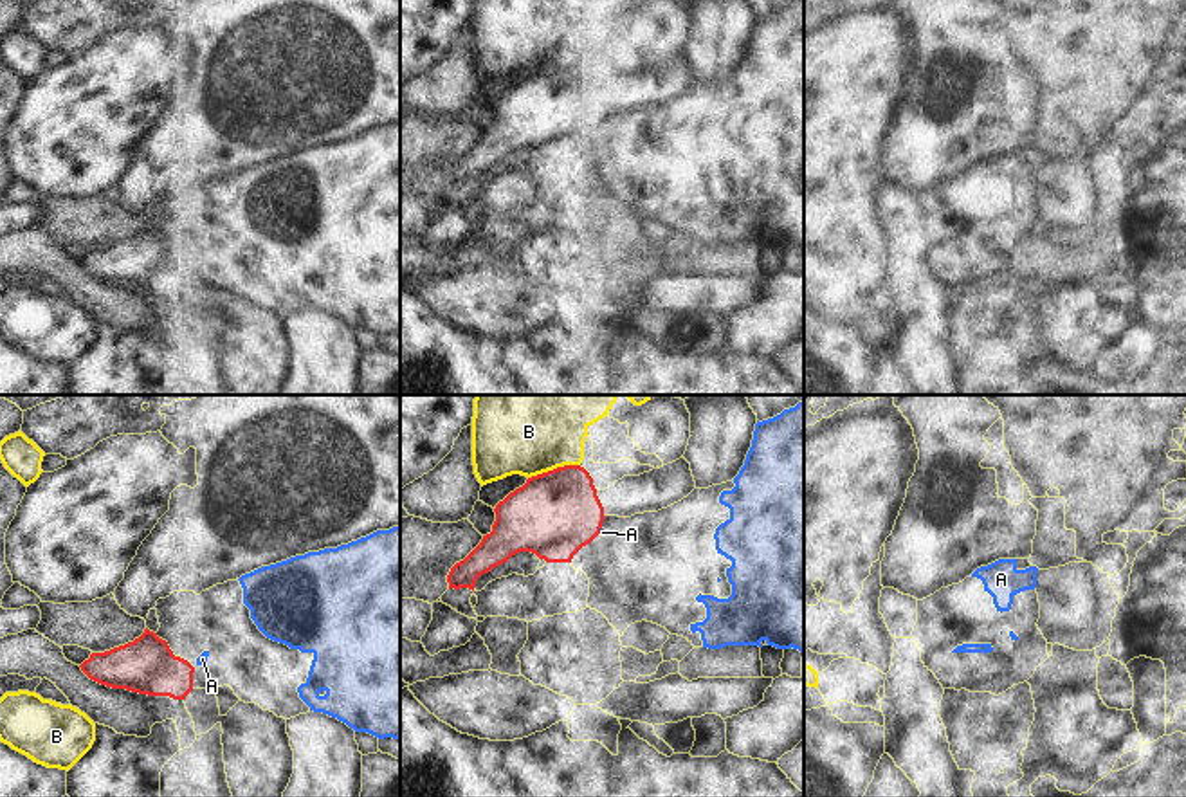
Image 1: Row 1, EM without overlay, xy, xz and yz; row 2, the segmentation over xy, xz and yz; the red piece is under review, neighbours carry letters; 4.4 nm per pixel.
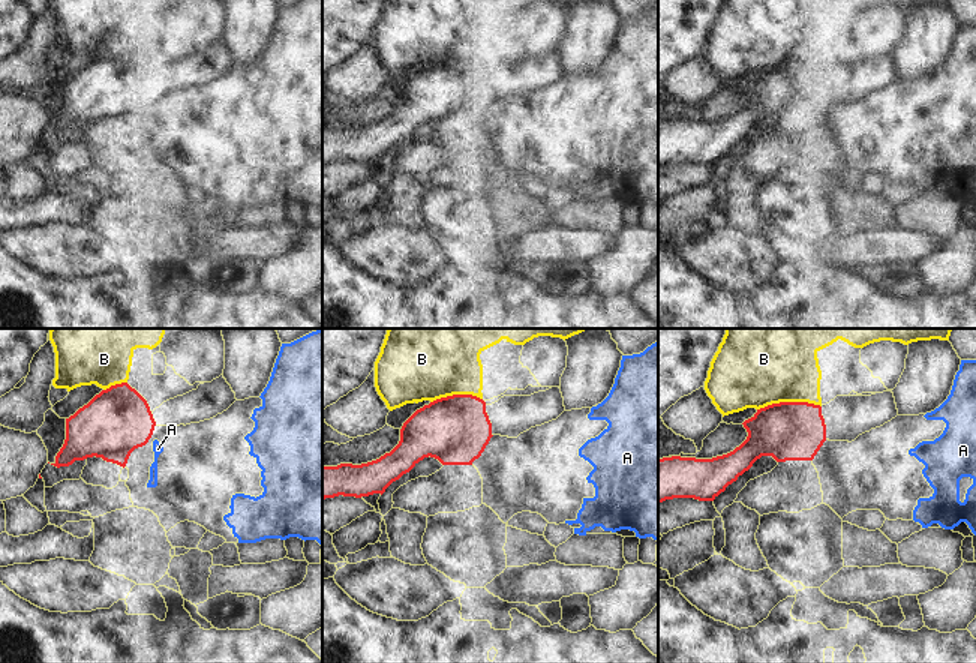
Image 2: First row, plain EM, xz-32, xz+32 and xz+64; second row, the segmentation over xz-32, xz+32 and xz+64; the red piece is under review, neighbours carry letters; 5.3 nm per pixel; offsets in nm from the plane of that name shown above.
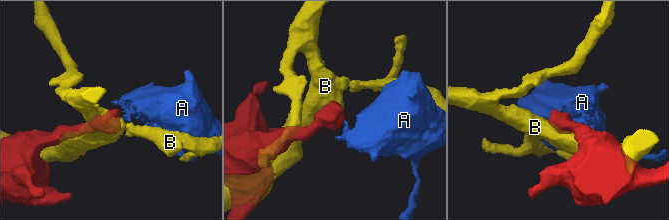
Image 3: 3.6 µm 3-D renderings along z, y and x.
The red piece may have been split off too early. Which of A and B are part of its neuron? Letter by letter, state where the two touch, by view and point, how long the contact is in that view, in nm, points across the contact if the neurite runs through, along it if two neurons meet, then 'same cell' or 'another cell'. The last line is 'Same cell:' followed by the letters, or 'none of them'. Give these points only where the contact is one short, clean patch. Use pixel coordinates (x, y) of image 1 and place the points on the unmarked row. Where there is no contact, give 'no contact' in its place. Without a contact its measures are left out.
A: meets red in xz at (599, 127); contact 30 nm long; border along xz (601, 123), (599, 128); another cell
B: meets red in xz at (554, 65); contact 240 nm long; another cell
Same cell: none of them

